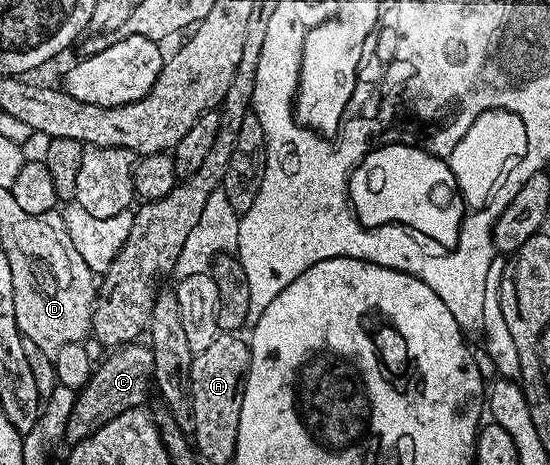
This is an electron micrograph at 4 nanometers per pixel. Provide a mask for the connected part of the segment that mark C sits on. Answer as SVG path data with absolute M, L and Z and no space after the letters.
M122 344L113 348L105 359L92 370L92 377L87 385L79 390L74 411L70 411L70 423L66 423L66 437L69 442L84 441L98 427L110 423L127 409L138 409L145 404L144 400L154 389L152 372L154 355L147 344Z

